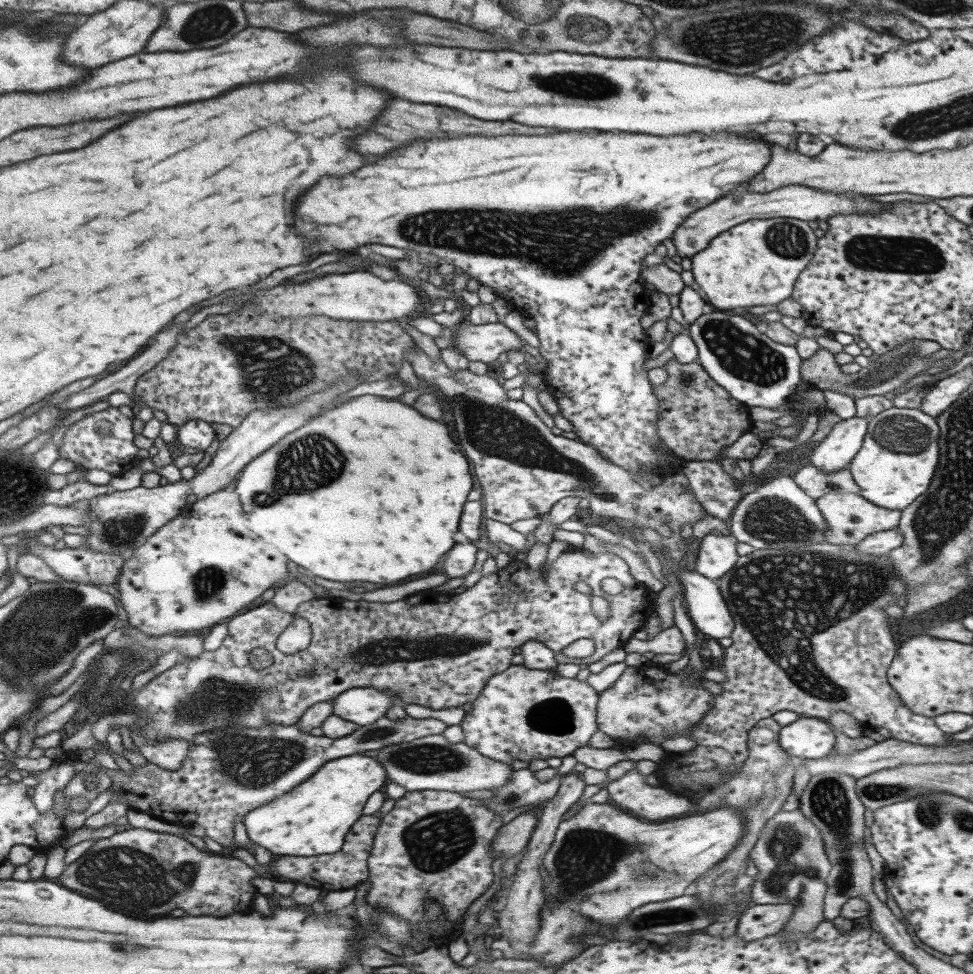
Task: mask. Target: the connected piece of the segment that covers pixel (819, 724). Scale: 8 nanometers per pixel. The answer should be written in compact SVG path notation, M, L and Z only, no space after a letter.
M801 716L780 727L778 743L793 759L817 759L834 752L835 737L823 719Z

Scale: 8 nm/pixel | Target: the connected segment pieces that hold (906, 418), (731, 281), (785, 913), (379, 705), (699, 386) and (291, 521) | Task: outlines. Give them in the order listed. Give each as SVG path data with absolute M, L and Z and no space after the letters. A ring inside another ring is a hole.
M887 408L867 418L867 430L859 451L847 468L865 500L887 508L905 510L917 496L927 490L938 461L936 420L919 409Z
M789 217L747 219L719 236L691 258L694 286L703 290L707 304L731 312L739 306L769 306L789 298L797 275L811 260L816 237L805 221Z
M753 904L739 918L735 936L741 940L759 940L779 933L791 919L792 904Z
M375 687L350 688L332 700L333 714L353 724L365 726L383 718L387 708L397 702L397 696L389 689L381 692Z
M671 358L662 368L666 370L667 380L661 386L652 386L659 409L656 435L679 459L685 462L717 461L721 449L736 443L741 435L757 427L749 418L748 407L730 398L697 361L681 364Z
M357 396L357 398L349 399L347 404L339 404L339 406L335 406L335 408L331 408L331 410L325 410L321 416L317 416L317 418L313 418L313 420L309 420L303 426L296 428L293 432L289 432L288 435L283 436L281 440L279 440L276 444L273 444L269 449L265 450L265 452L261 453L260 456L257 456L252 460L251 463L248 463L247 466L240 471L240 475L236 478L236 484L234 491L237 492L237 496L240 496L240 501L245 510L247 511L250 525L250 531L256 532L257 536L264 540L266 544L273 546L277 551L279 551L287 560L291 560L291 562L295 562L297 566L303 566L305 570L309 570L313 576L319 576L319 578L325 578L325 580L337 580L337 582L371 582L371 584L391 584L391 582L399 582L399 580L405 580L405 578L409 578L409 576L415 576L415 574L421 574L421 572L427 572L427 570L431 570L439 560L441 560L441 556L453 546L453 534L455 534L455 530L457 530L457 520L459 520L459 514L461 514L461 506L463 506L463 502L467 500L467 492L473 488L473 480L471 480L471 474L469 474L469 466L467 466L467 460L465 460L465 456L457 450L457 446L453 444L453 440L451 440L451 436L449 436L449 430L443 426L443 424L439 424L439 422L435 422L435 420L429 420L429 418L425 418L425 416L421 416L419 412L415 412L411 405L401 404L401 402L396 401L396 399L387 399L381 396ZM267 484L273 484L275 488L273 490L265 490L265 486ZM303 494L315 494L313 498L317 498L317 500L313 500L315 504L305 504L305 508L303 510L279 510L279 504L275 502L277 498L281 498L281 496L303 496ZM267 502L271 502L271 506L273 506L273 510L265 510L269 504Z

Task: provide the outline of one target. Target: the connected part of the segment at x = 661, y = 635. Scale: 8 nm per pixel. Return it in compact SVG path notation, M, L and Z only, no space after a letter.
M675 626L663 629L651 639L638 640L633 636L622 646L626 654L679 654L684 652L685 640Z

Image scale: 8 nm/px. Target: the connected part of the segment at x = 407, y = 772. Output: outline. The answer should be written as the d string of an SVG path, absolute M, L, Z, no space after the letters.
M442 734L422 736L395 746L379 748L373 758L377 758L377 762L385 769L386 780L399 784L406 791L458 793L494 790L504 786L512 774L512 768L508 764L483 756L463 741L450 743Z

